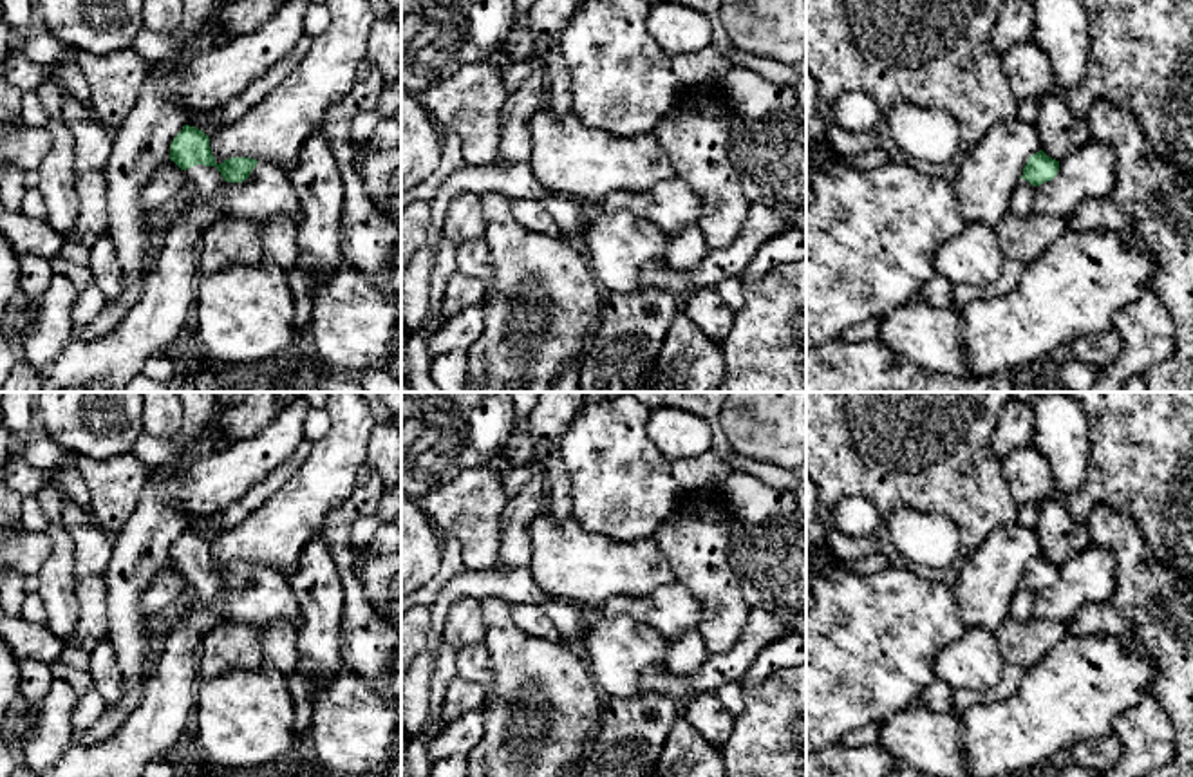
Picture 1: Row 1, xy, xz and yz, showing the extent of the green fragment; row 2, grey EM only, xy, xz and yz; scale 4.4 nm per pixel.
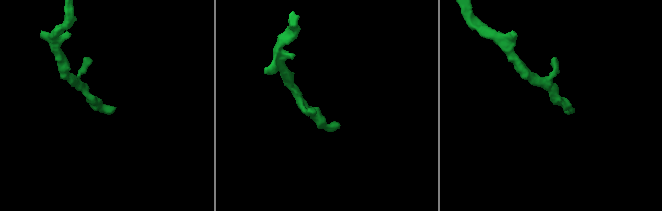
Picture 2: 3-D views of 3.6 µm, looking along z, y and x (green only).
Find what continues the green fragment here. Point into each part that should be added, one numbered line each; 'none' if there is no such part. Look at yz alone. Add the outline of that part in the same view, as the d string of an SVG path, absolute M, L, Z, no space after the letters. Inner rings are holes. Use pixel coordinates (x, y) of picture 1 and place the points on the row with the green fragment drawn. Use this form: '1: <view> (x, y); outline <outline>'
1: yz (1022, 203); outline M1019 179L1018 186L1012 192L1010 213L1027 217L1034 213L1034 190L1029 181Z

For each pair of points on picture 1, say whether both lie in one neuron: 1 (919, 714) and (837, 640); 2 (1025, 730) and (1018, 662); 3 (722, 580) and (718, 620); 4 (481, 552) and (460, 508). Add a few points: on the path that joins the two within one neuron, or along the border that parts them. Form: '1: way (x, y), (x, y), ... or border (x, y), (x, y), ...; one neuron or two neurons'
1: border (919, 694), (883, 721); two neurons
2: border (1049, 651), (1009, 696); two neurons
3: way (722, 589), (722, 611); one neuron
4: way (479, 541), (478, 528), (470, 519); one neuron

